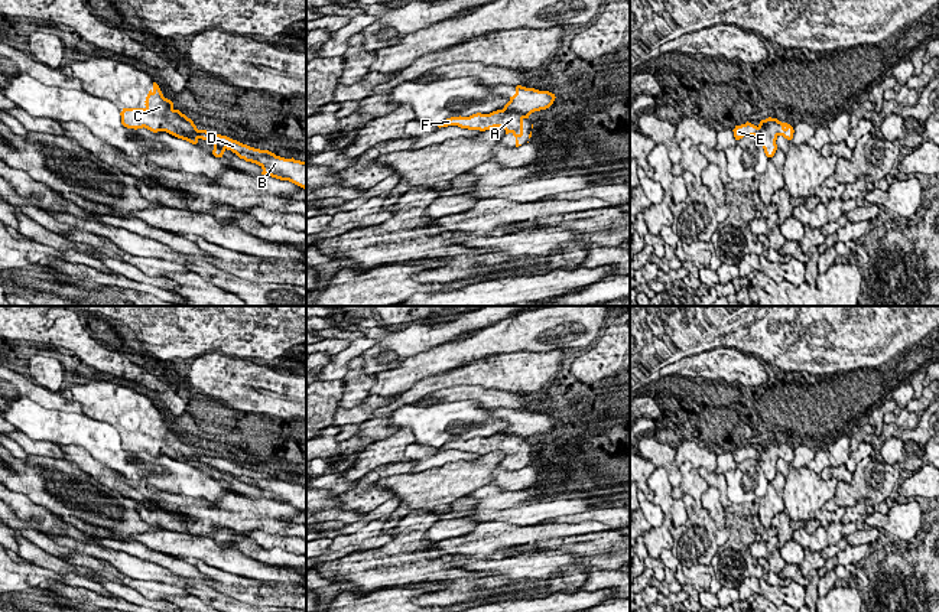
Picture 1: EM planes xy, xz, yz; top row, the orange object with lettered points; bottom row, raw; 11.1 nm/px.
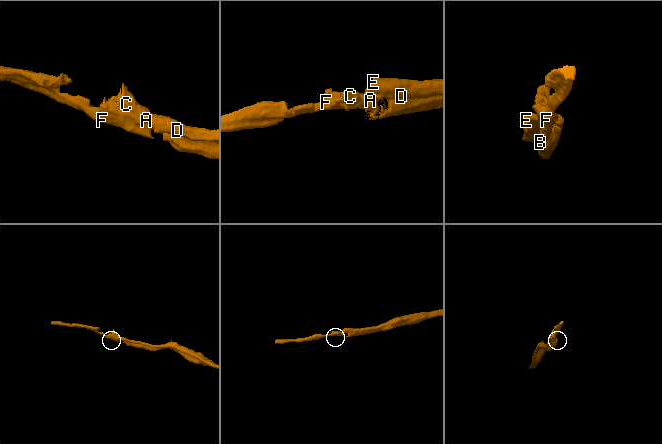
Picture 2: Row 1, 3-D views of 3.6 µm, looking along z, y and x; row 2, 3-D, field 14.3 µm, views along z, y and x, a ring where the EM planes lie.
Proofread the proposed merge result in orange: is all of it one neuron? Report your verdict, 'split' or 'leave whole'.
split

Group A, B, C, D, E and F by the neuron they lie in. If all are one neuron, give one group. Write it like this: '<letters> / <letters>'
A B C F / D E

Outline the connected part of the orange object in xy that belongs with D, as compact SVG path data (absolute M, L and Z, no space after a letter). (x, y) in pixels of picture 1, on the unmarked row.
M199 453L195 460L202 462L209 465L214 469L218 469L221 472L227 472L231 473L233 476L238 478L238 476L248 476L253 479L269 479L269 481L274 481L276 478L269 475L269 473L260 473L260 472L254 472L250 471L247 468L243 468L237 463L233 463L227 459L221 459L221 458L211 458L207 453Z

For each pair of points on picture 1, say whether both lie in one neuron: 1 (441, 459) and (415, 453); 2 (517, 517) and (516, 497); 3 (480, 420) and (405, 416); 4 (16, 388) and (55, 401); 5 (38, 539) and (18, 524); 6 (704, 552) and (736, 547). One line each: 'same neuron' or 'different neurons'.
1: same neuron
2: different neurons
3: same neuron
4: same neuron
5: same neuron
6: different neurons

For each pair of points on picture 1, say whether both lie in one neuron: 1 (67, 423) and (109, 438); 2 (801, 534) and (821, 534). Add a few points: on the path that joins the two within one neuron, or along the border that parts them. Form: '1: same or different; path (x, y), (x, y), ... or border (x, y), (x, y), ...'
1: same; path (77, 429), (98, 438)
2: same; path (805, 537), (816, 537)

